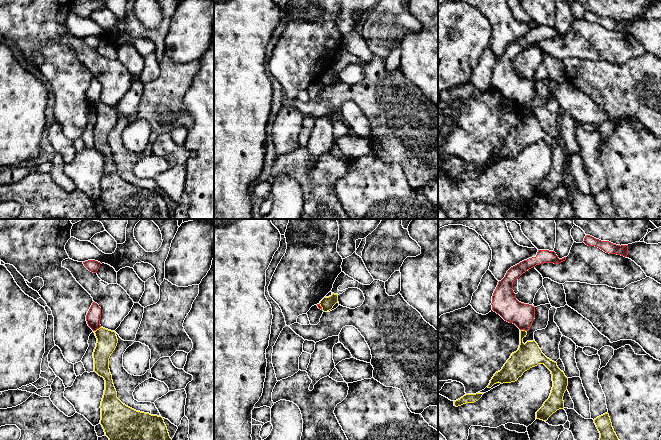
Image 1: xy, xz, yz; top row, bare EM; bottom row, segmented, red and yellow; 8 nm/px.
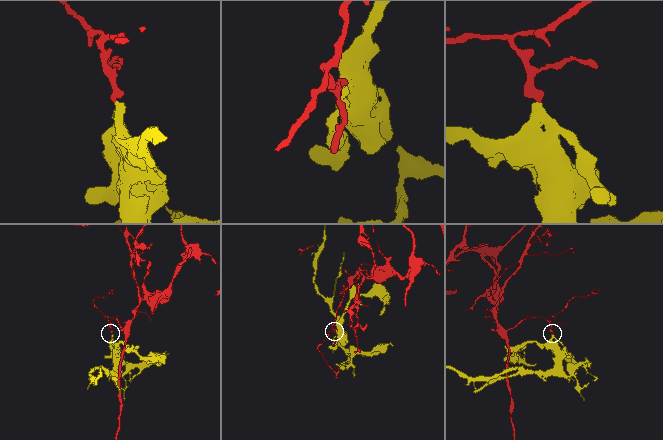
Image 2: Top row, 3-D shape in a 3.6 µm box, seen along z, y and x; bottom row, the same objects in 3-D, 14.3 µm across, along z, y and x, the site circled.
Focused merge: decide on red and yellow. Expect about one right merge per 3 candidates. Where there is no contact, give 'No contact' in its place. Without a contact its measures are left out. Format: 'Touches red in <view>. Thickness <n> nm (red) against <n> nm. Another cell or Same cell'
Touches red in xy. Thickness 120 nm (red) against 160 nm. Another cell

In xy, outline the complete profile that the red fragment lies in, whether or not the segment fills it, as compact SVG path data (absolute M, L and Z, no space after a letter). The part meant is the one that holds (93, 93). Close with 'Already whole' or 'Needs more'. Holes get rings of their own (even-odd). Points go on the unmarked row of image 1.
M93 78L86 91L87 100L93 107L96 107L101 103L100 95L101 95L101 84L97 79Z. Already whole

